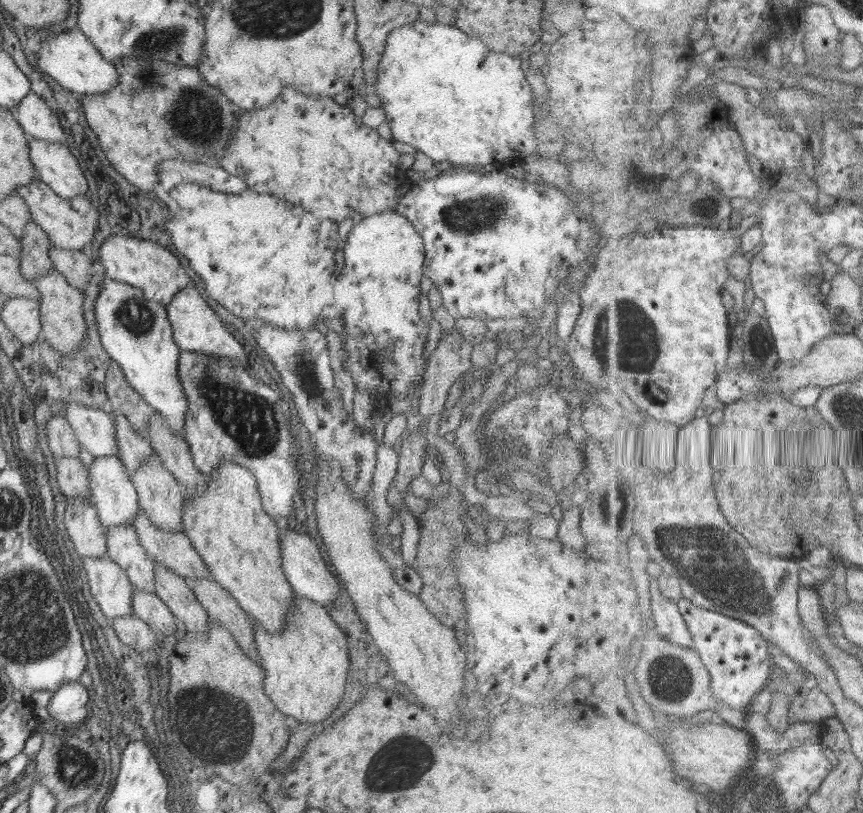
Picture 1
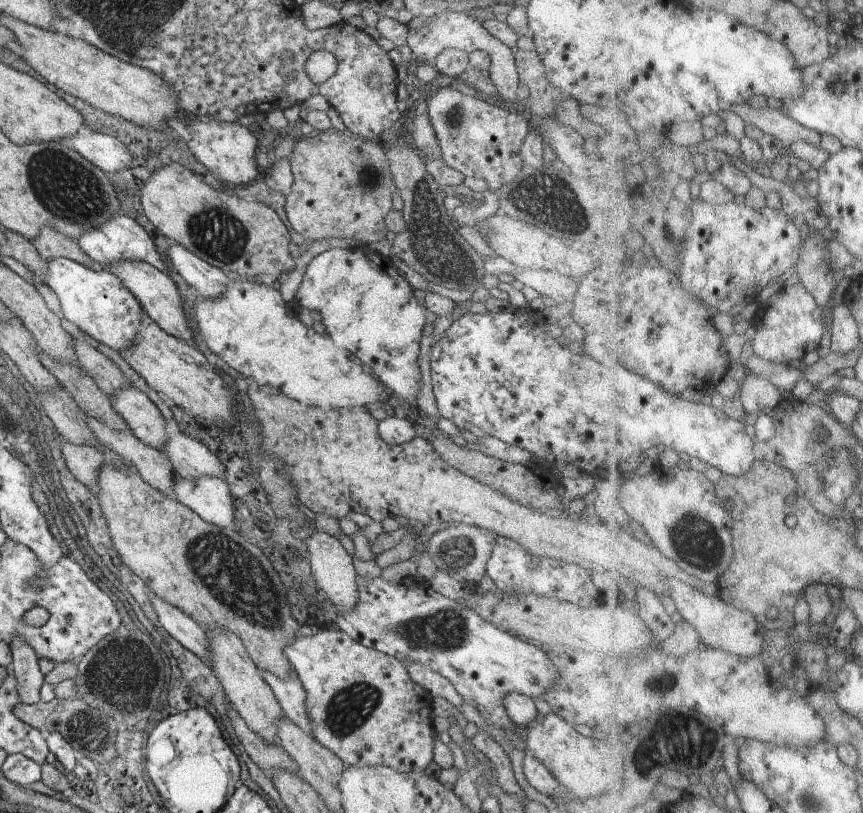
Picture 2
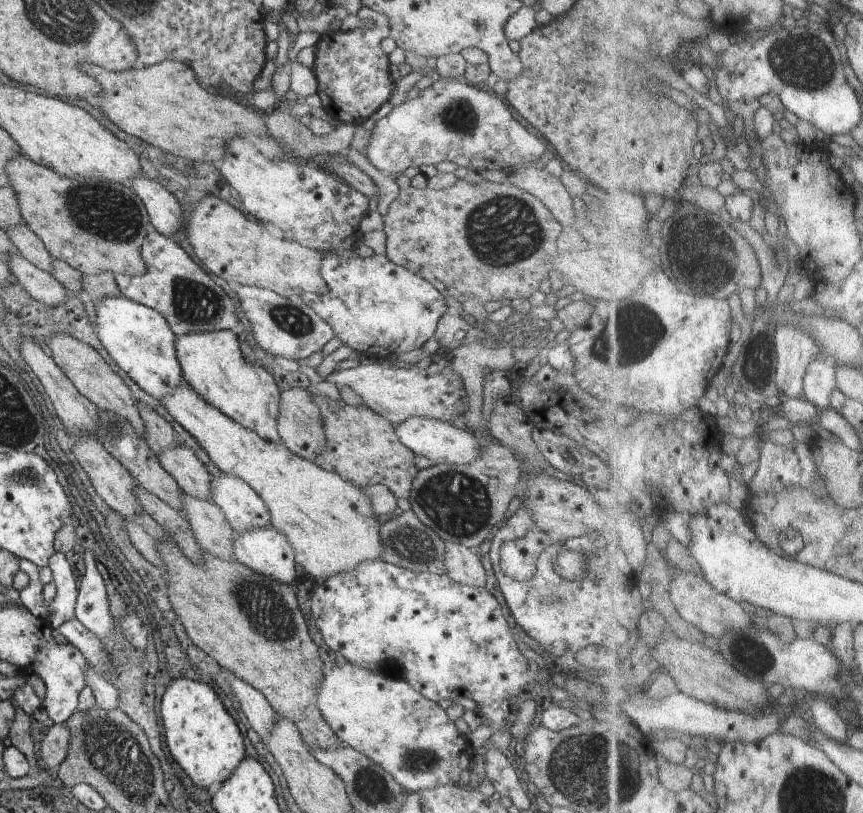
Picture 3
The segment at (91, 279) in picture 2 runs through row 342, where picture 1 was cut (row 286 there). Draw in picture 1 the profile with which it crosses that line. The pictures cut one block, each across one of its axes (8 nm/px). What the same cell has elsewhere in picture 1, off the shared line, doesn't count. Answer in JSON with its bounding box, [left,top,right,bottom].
[94,277,187,434]

